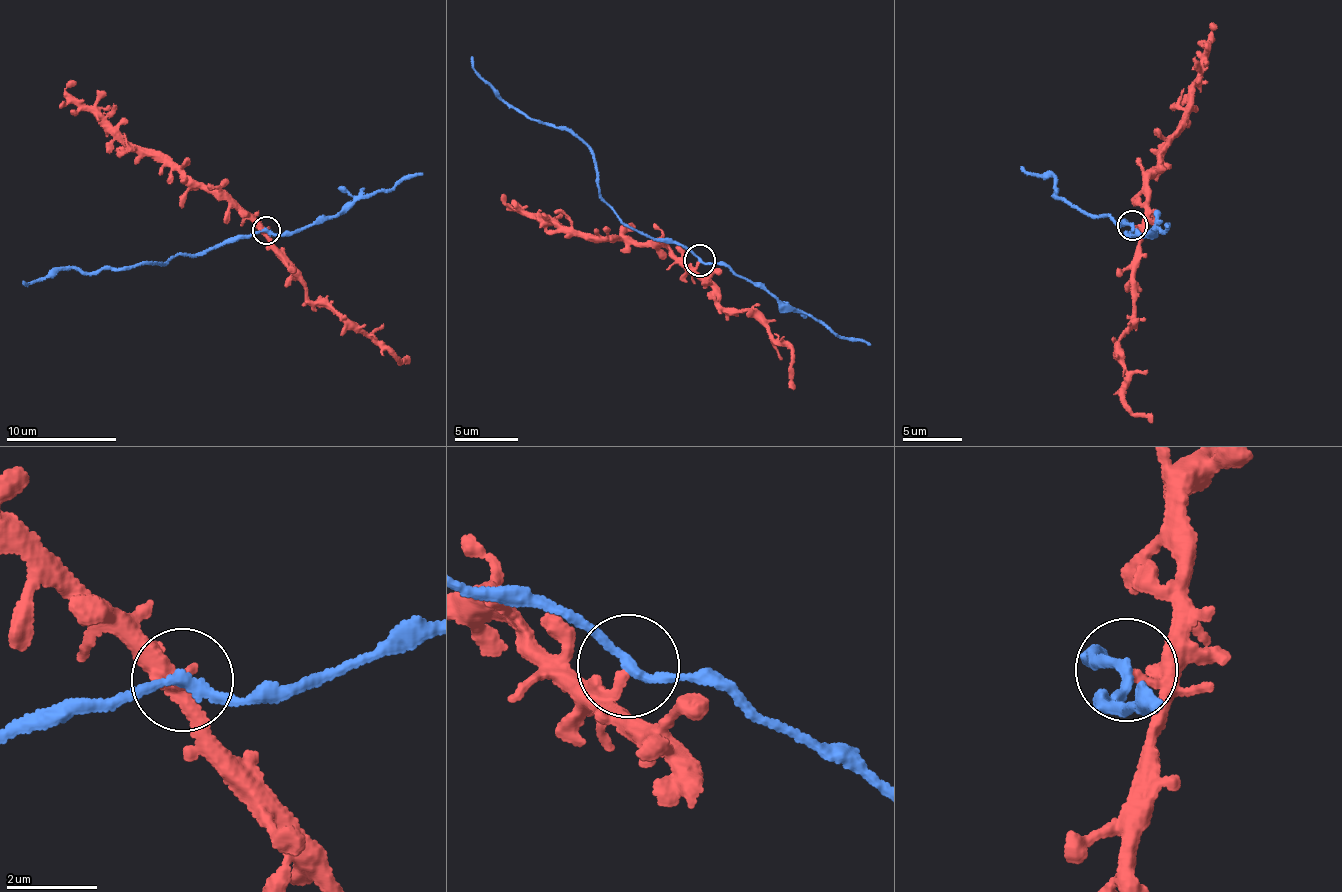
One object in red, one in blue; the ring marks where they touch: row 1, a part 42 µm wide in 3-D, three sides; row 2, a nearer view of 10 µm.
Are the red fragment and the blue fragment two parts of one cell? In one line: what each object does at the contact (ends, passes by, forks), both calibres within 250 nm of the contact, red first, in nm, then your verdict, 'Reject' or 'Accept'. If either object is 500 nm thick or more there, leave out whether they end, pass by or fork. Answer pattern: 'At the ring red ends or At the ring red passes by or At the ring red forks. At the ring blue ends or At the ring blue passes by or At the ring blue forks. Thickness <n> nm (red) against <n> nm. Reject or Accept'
At the ring red forks. At the ring blue passes by. Thickness 150 nm (red) against 200 nm. Accept

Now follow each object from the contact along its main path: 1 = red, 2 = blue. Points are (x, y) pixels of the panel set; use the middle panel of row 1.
1: (700, 263), (688, 267), (663, 247), (560, 229), (510, 204), (520, 204)
2: (700, 259), (677, 244), (626, 226), (601, 197), (589, 150), (567, 131), (509, 107), (473, 67), (471, 56)

